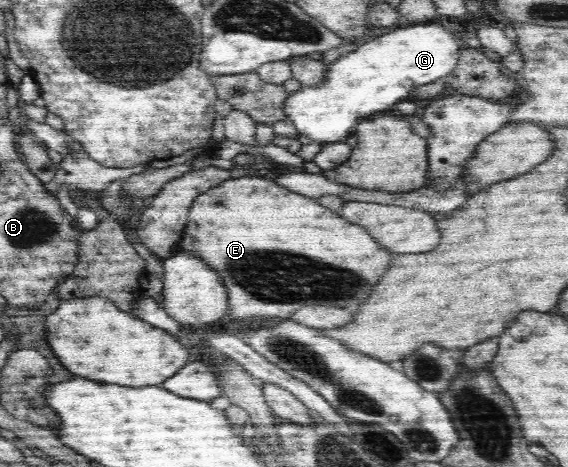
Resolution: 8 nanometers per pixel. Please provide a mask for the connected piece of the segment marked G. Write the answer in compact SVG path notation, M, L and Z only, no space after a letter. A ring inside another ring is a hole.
M437 19L430 22L399 26L388 31L379 31L378 36L365 40L360 44L357 50L350 52L344 57L340 57L335 60L334 63L327 64L325 66L325 78L323 78L323 82L321 82L321 84L317 84L317 86L301 86L302 89L300 91L297 91L292 95L288 95L287 100L285 100L284 112L287 114L288 121L294 124L298 132L311 138L312 140L320 141L323 144L345 141L348 135L353 133L356 124L360 120L363 120L363 118L371 116L371 114L381 112L381 110L385 112L389 106L398 104L399 101L410 99L409 95L416 87L435 82L435 80L439 80L439 78L443 78L443 76L451 74L451 72L455 70L457 62L459 62L459 48L461 45L463 45L463 43L459 40L459 35L457 33L451 33L448 25Z

